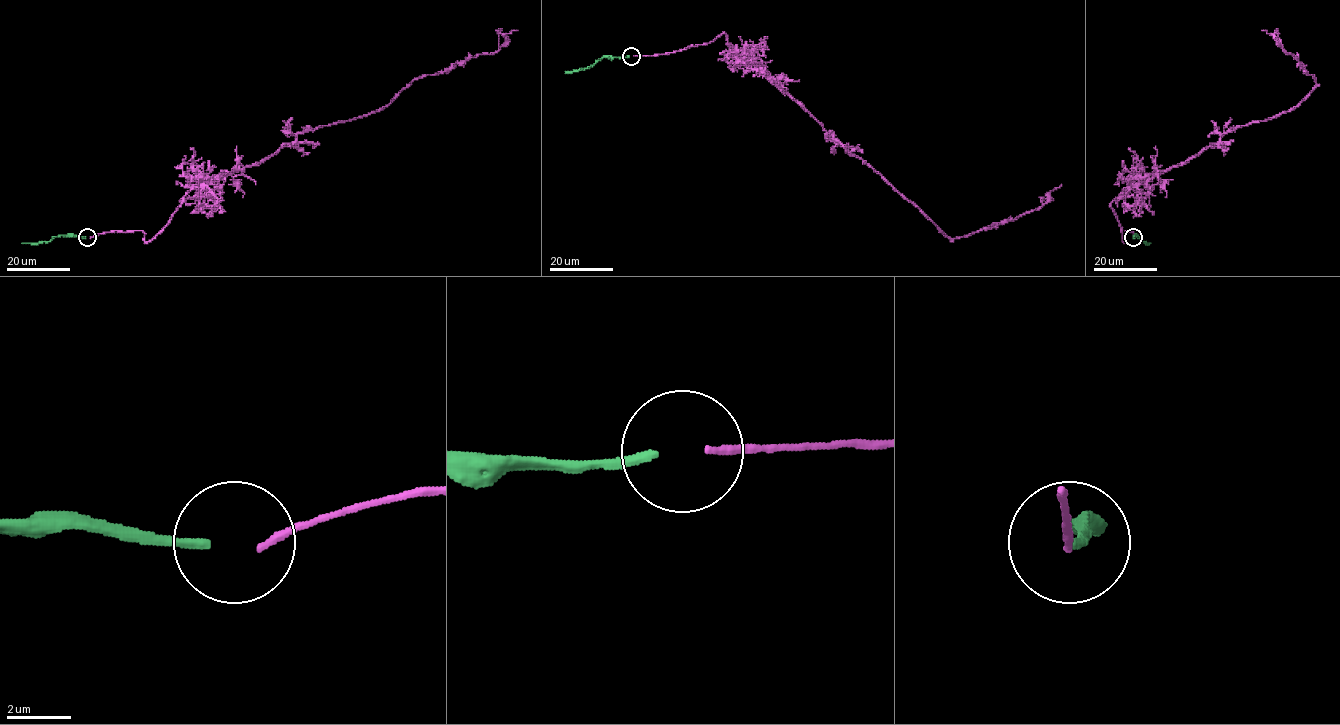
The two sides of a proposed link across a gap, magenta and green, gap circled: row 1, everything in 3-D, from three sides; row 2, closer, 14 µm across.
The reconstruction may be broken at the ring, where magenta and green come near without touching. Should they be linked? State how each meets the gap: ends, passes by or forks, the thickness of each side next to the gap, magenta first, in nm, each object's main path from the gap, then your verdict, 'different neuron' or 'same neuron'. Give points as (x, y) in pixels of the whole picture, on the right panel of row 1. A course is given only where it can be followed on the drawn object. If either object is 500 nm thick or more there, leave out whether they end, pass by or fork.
magenta ends there; green ends there; 240 nm thick on the magenta side, 280 nm on the other; magenta runs (1133, 237), (1126, 231), (1123, 242), (1114, 199), (1222, 134), (1294, 108), (1315, 86), (1262, 30); green runs (1133, 237), (1150, 243); different neuron

